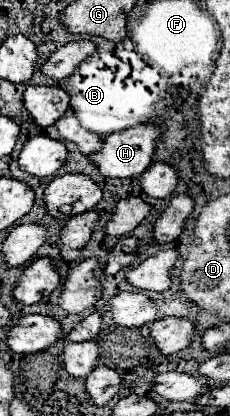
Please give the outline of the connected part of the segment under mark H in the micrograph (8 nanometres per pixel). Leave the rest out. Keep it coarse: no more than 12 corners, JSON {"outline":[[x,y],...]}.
{"outline":[[156,125],[112,133],[88,159],[102,177],[138,177],[152,163]]}

